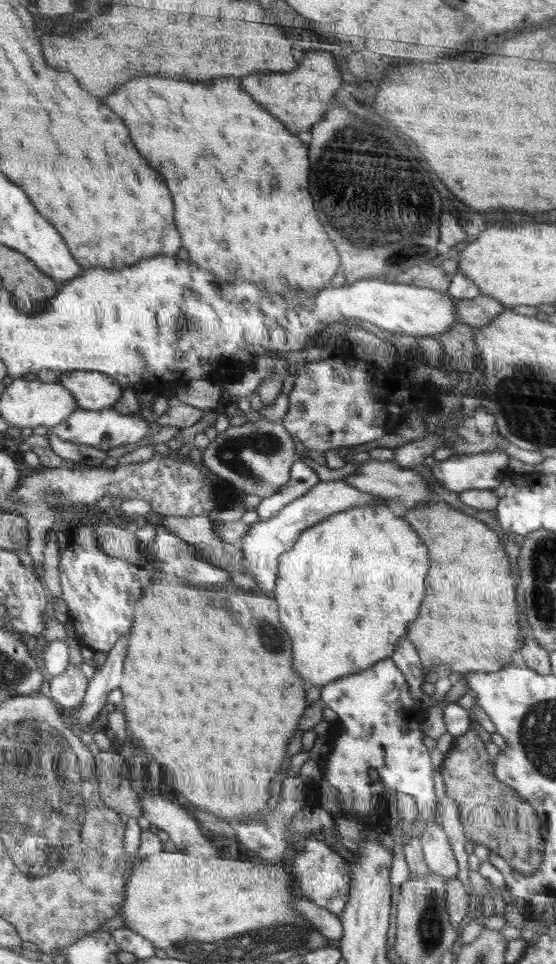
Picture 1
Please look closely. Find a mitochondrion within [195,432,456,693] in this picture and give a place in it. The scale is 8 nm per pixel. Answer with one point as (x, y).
(271, 637)

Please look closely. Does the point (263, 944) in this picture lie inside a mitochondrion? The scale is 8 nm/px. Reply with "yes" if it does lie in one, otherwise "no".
yes

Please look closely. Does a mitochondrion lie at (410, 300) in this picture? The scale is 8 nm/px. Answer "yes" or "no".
no

